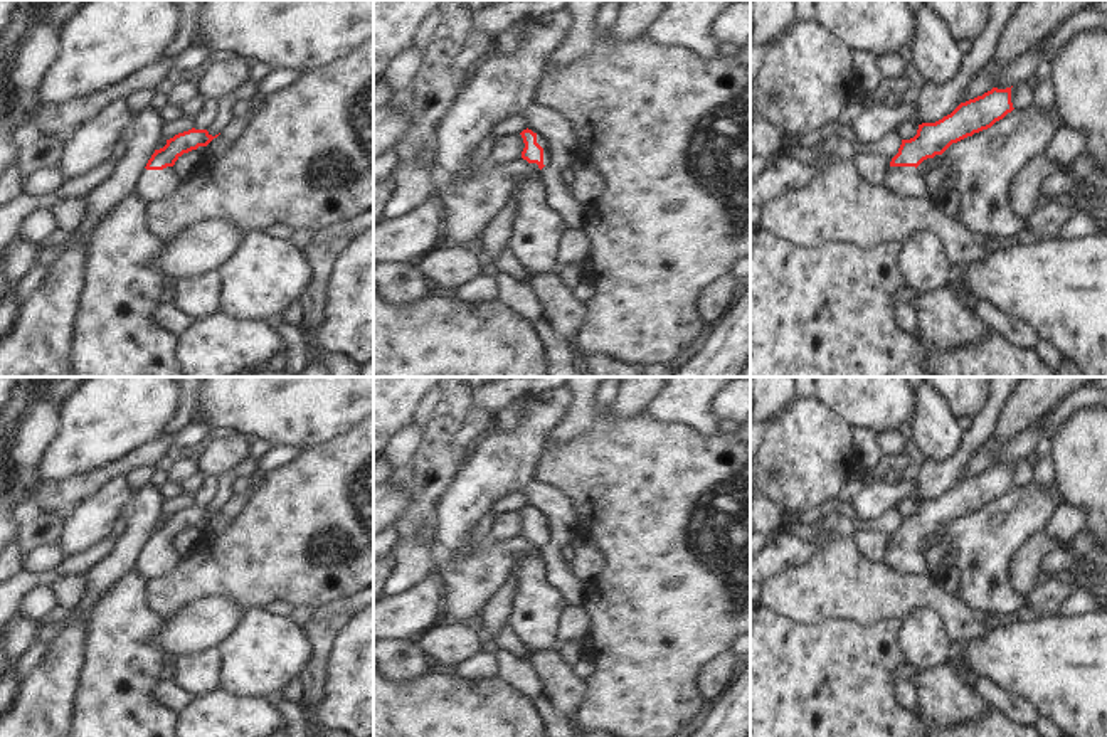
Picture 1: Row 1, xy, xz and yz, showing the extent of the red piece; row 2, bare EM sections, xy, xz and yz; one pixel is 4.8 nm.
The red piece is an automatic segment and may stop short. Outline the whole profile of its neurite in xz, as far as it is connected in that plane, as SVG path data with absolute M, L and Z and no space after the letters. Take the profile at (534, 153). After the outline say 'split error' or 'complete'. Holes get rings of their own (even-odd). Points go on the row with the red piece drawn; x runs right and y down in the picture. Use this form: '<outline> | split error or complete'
M528 128L523 130L520 135L525 143L522 158L528 162L530 172L537 175L552 156L548 145L542 135L537 135Z | split error

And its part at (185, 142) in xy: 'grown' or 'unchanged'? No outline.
grown

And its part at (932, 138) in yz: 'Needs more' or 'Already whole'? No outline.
Needs more

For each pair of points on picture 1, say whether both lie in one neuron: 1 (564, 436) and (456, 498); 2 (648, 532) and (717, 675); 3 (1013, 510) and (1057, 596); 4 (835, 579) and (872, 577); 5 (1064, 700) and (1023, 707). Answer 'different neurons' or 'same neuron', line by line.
1: different neurons
2: different neurons
3: different neurons
4: same neuron
5: different neurons

